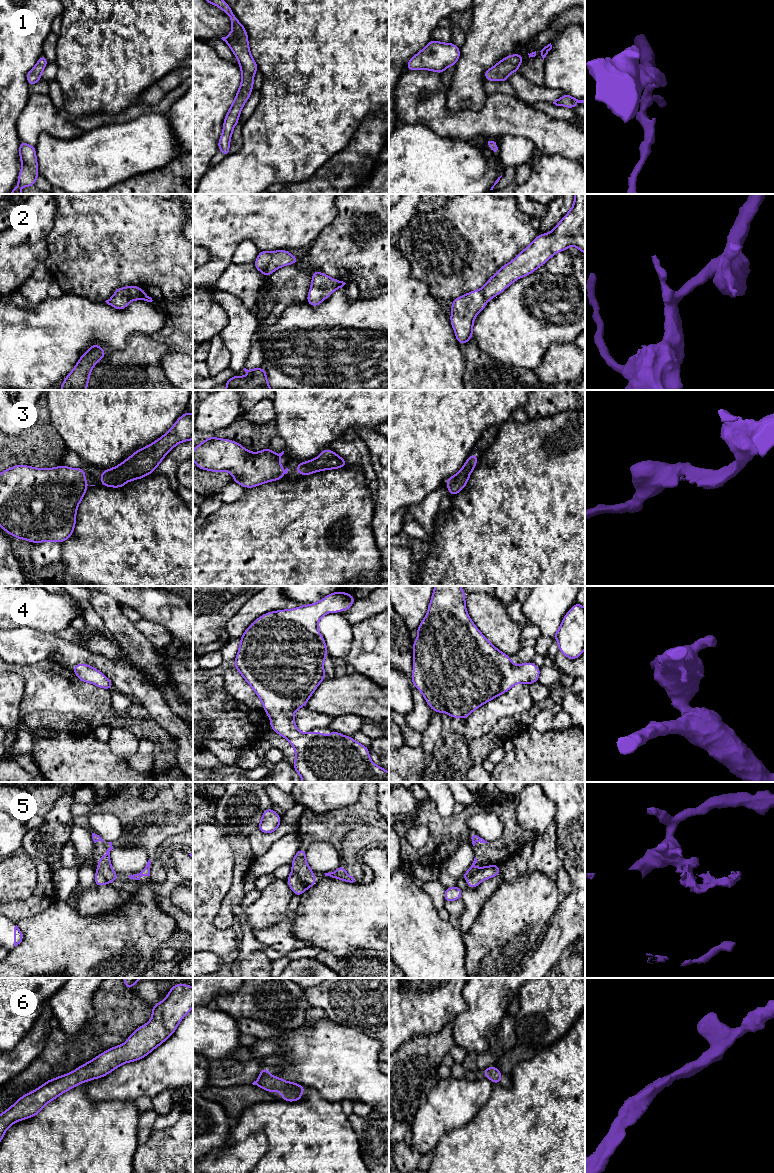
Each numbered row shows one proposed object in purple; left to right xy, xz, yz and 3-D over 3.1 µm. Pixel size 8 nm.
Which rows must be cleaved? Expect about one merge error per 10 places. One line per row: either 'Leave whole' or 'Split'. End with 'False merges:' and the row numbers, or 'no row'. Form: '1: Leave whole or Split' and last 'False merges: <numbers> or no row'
1: Leave whole
2: Leave whole
3: Leave whole
4: Leave whole
5: Split
6: Leave whole
False merges: 5

